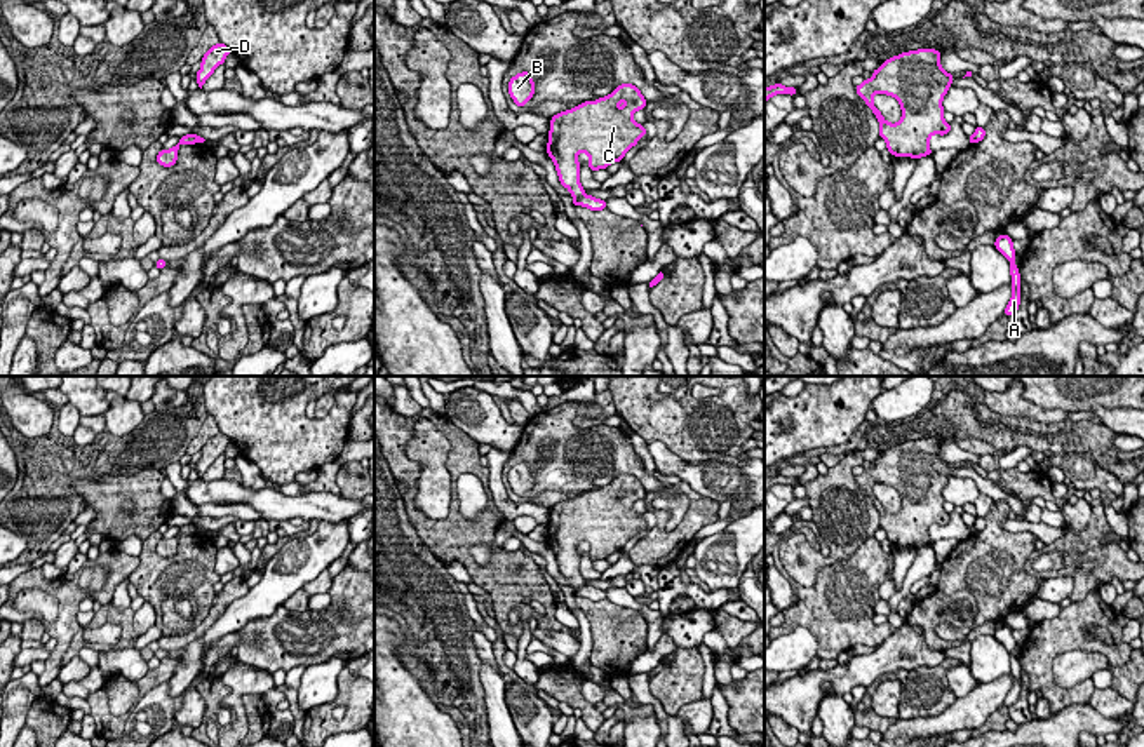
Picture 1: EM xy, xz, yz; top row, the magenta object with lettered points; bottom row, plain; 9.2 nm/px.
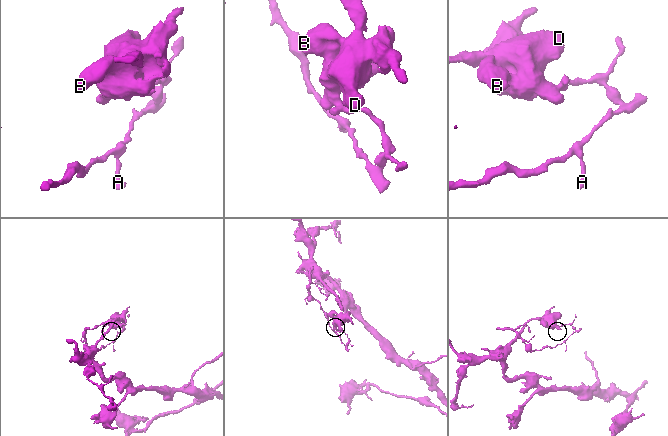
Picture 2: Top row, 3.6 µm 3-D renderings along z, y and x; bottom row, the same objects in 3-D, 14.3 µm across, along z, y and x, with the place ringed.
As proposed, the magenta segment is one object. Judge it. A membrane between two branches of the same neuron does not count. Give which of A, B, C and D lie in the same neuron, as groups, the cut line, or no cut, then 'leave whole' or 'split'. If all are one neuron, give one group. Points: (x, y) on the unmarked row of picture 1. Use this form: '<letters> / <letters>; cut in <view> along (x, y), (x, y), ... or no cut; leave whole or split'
A / B C D; cut in xz along (585, 585), (573, 589); split

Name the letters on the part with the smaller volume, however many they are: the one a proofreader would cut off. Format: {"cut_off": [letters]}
{"cut_off": ["A"]}

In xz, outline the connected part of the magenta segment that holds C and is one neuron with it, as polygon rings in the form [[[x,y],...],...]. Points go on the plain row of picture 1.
[[[620,474],[608,486],[583,491],[550,508],[547,545],[573,589],[585,587],[576,547],[587,543],[592,562],[623,550],[625,543],[648,524],[643,514],[632,510],[643,498],[646,489],[641,481],[632,474]]]

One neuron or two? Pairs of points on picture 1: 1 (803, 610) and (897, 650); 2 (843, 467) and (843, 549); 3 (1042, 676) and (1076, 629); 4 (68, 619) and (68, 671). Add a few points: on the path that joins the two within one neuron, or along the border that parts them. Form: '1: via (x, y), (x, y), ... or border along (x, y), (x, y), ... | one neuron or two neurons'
1: border along (895, 629), (874, 648) | two neurons
2: via (843, 488), (843, 528) | one neuron
3: via (1042, 664), (1042, 659), (1064, 636) | one neuron
4: border along (63, 666), (56, 676) | two neurons

